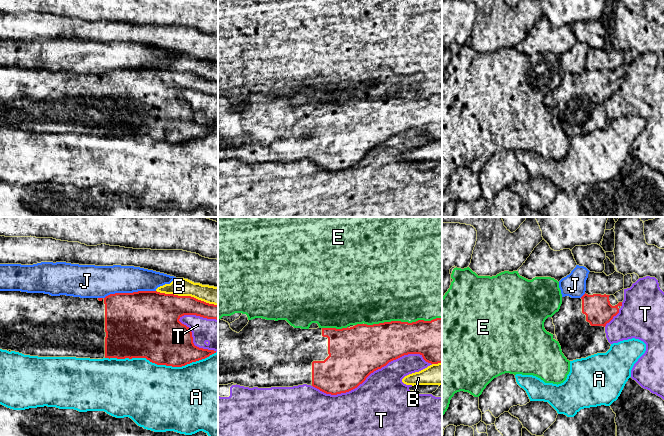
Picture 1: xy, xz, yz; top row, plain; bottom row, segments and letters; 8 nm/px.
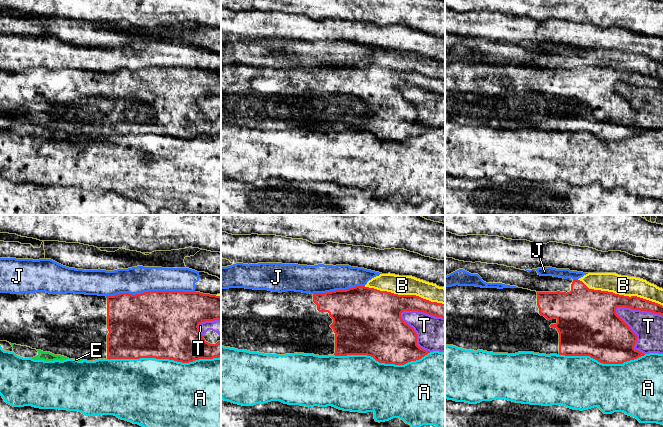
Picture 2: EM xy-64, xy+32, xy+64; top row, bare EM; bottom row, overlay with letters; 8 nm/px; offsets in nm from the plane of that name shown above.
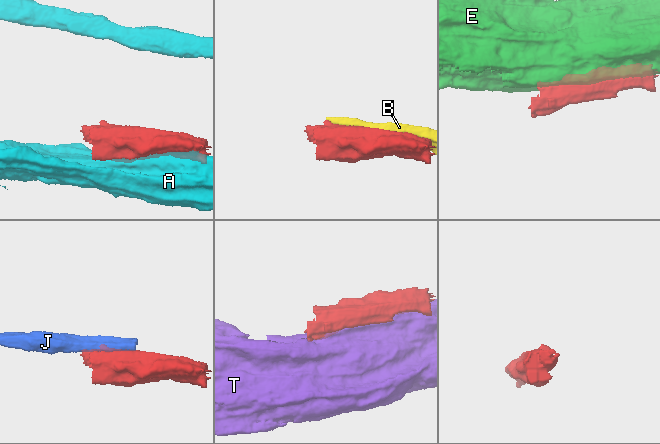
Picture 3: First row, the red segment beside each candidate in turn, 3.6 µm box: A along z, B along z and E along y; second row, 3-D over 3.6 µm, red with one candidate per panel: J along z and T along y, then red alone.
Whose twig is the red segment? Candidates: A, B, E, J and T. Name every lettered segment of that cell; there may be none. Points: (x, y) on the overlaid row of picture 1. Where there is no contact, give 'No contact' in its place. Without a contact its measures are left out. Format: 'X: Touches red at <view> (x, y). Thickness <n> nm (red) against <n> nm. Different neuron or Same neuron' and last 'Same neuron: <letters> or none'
A: Touches red at xy (160, 364). Thickness 420 nm (red) against 500 nm. Different neuron
B: Touches red at xy (187, 296). Thickness 300 nm (red) against 140 nm. Different neuron
E: Touches red at xz (402, 322). Thickness 320 nm (red) against 480 nm. Different neuron
J: Touches red at xy (129, 293). Thickness 500 nm (red) against 260 nm. Different neuron
T: Touches red at xz (371, 372). Thickness 420 nm (red) against 440 nm. Different neuron
Same neuron: none

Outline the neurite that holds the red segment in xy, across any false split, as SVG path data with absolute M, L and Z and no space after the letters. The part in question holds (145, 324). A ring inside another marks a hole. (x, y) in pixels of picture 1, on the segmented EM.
M0 291L0 349L38 357L146 358L157 365L182 367L216 353L214 350L194 345L191 330L179 321L184 315L218 320L218 305L209 304L191 296L178 296L157 291L115 293L105 298Z

